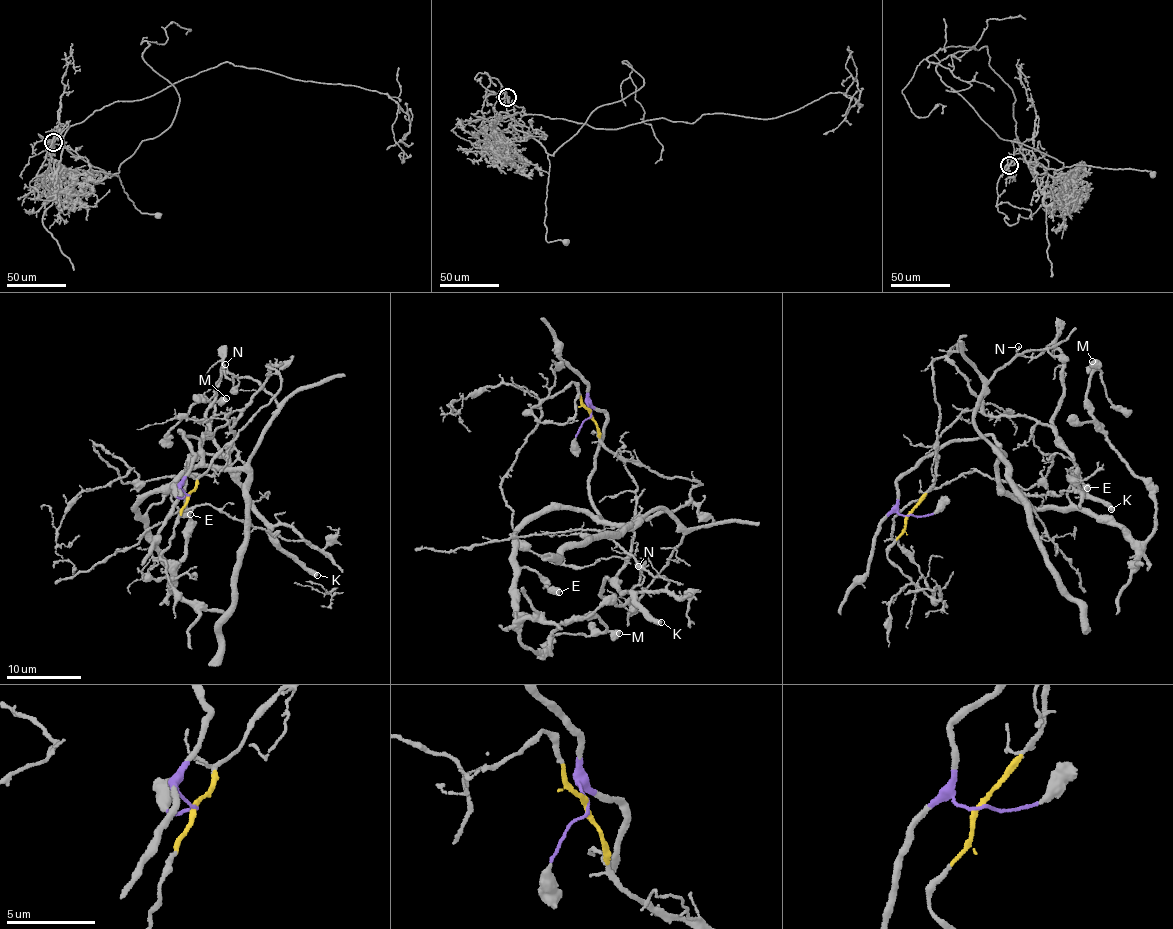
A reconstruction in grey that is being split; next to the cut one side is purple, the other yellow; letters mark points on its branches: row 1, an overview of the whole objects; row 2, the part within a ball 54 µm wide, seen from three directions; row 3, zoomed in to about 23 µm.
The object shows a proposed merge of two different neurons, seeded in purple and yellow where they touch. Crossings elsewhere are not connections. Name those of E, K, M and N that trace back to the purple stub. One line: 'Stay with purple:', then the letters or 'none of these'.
Stay with purple: E, M

